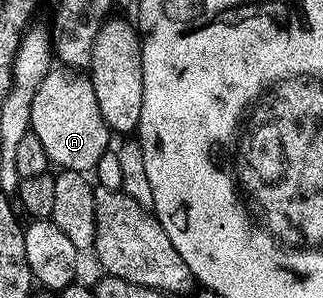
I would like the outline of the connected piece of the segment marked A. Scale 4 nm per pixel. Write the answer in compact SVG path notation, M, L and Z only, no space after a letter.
M55 67L47 73L33 97L30 132L41 139L45 155L52 166L86 174L94 170L97 159L108 152L113 134L97 103L90 76L67 67Z

